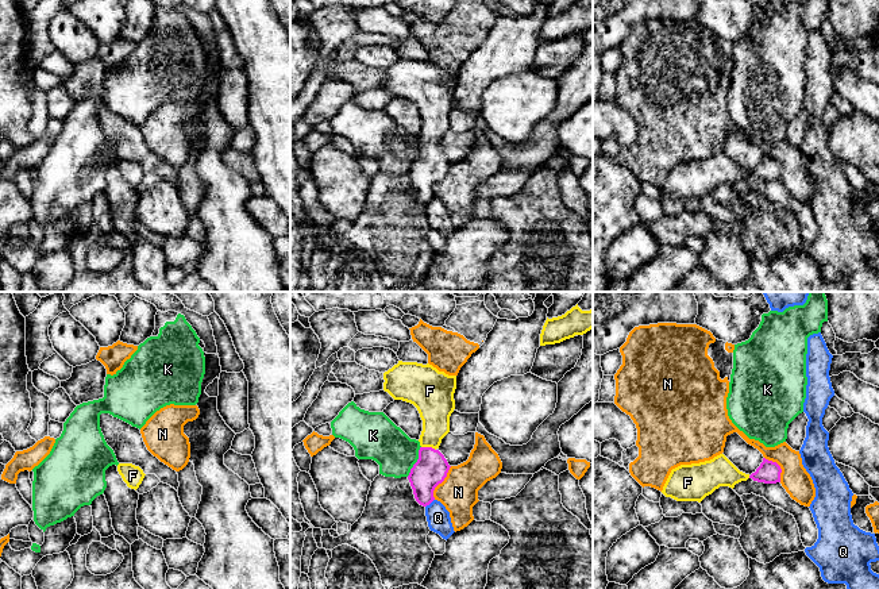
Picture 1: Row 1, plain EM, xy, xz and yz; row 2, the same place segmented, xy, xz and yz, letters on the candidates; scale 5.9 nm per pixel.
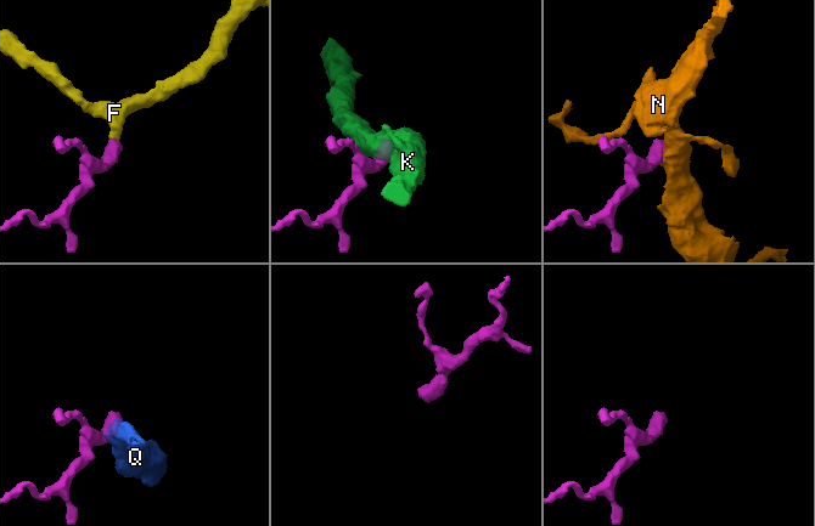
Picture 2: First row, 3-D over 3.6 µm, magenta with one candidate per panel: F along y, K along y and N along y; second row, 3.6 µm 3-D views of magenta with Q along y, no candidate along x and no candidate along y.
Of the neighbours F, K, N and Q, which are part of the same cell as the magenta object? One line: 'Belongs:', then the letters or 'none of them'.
Belongs: F

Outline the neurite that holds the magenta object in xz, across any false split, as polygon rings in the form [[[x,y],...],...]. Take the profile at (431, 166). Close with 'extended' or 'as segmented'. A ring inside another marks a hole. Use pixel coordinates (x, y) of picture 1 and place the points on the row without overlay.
[[[398,58],[383,70],[383,77],[383,88],[394,97],[413,101],[423,118],[419,157],[408,177],[416,199],[427,204],[435,197],[433,188],[444,178],[451,165],[437,146],[450,130],[456,73],[439,69],[429,61]]] | extended

